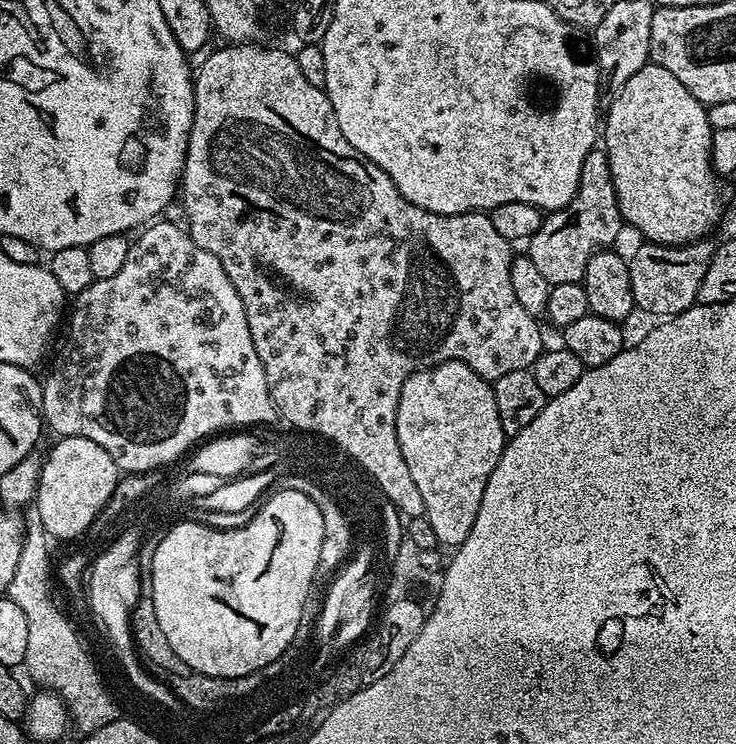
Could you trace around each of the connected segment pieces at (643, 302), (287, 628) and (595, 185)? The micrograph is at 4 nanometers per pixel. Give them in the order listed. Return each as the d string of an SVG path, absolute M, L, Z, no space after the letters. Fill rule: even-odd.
M711 239L698 240L694 244L681 244L673 246L671 244L654 244L651 242L641 243L641 248L637 250L628 260L630 270L630 290L634 294L634 305L644 312L649 312L655 318L667 318L677 316L697 303L696 295L698 286L702 286L702 278L706 278L706 270L710 266L710 258L714 251L714 244Z
M287 486L281 487L281 492L273 491L267 497L268 508L260 508L260 516L256 516L253 524L248 524L244 532L228 532L228 536L220 536L220 532L204 532L204 527L198 522L192 524L176 524L168 533L160 536L158 550L154 550L152 559L152 597L154 610L158 614L158 626L162 626L162 634L166 634L166 642L170 642L170 649L186 662L186 666L193 672L202 675L222 676L232 678L245 673L248 668L258 670L267 663L274 662L290 646L298 630L298 618L306 612L304 603L308 600L308 591L313 591L314 570L318 566L318 554L322 551L322 510L310 502L306 494Z
M597 146L590 150L590 154L586 154L586 162L582 162L580 188L574 194L574 198L566 206L545 215L542 226L538 226L538 230L526 242L526 255L534 262L534 266L539 272L545 276L546 282L551 284L574 282L578 284L583 281L586 274L586 262L590 262L594 253L615 245L612 243L619 238L620 228L622 229L620 207L618 198L614 194L610 162L603 147Z

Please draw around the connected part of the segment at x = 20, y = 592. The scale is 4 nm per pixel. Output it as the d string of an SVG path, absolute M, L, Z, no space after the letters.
M32 510L26 516L27 528L24 534L22 554L18 554L18 566L14 569L14 578L10 578L10 586L6 593L7 599L14 601L26 614L26 622L30 626L26 633L26 658L23 667L40 683L39 687L48 690L56 685L68 696L76 711L81 728L94 728L103 724L113 715L112 704L100 687L92 664L85 659L80 644L77 644L76 624L69 627L69 617L56 605L52 597L52 580L54 584L54 562L48 557L50 537L40 525L40 515Z

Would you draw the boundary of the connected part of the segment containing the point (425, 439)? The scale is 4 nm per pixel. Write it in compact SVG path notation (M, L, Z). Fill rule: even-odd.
M451 360L445 364L436 364L433 368L424 368L421 372L415 372L413 376L406 378L406 382L400 391L396 429L398 430L398 446L402 450L406 470L413 476L414 482L418 486L418 494L422 494L423 519L428 520L429 526L432 527L432 532L436 535L437 540L435 540L435 543L440 546L445 546L444 544L458 546L462 542L466 542L466 534L470 534L470 526L474 526L474 518L478 518L478 506L482 506L482 490L486 490L486 482L490 482L490 474L494 474L494 466L498 466L498 458L506 443L502 422L498 418L498 402L494 402L492 384L483 380L474 370L470 370L470 366L466 366L457 360Z

